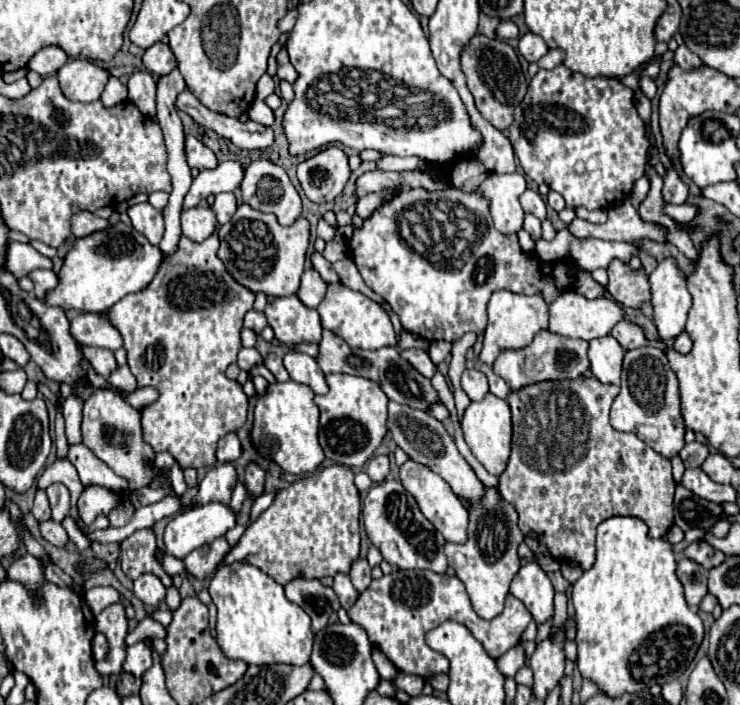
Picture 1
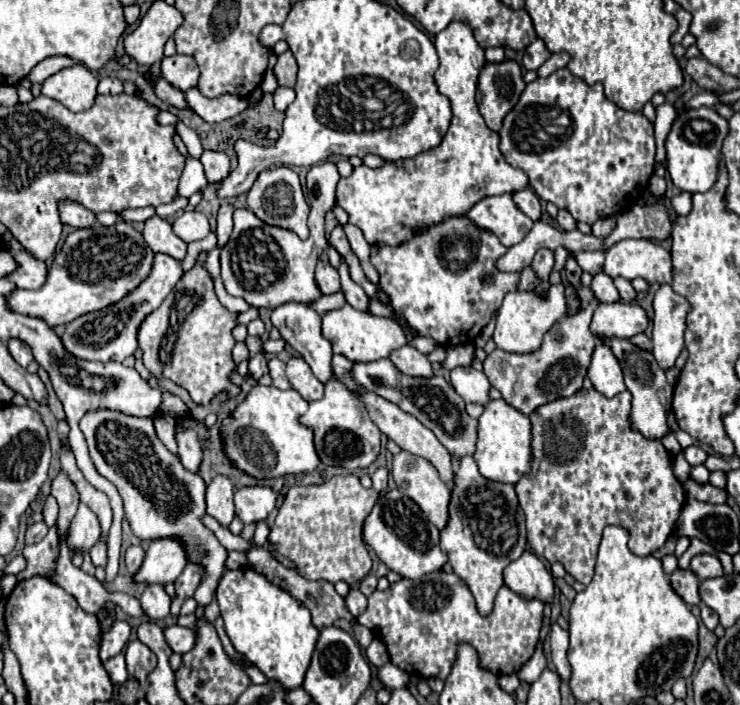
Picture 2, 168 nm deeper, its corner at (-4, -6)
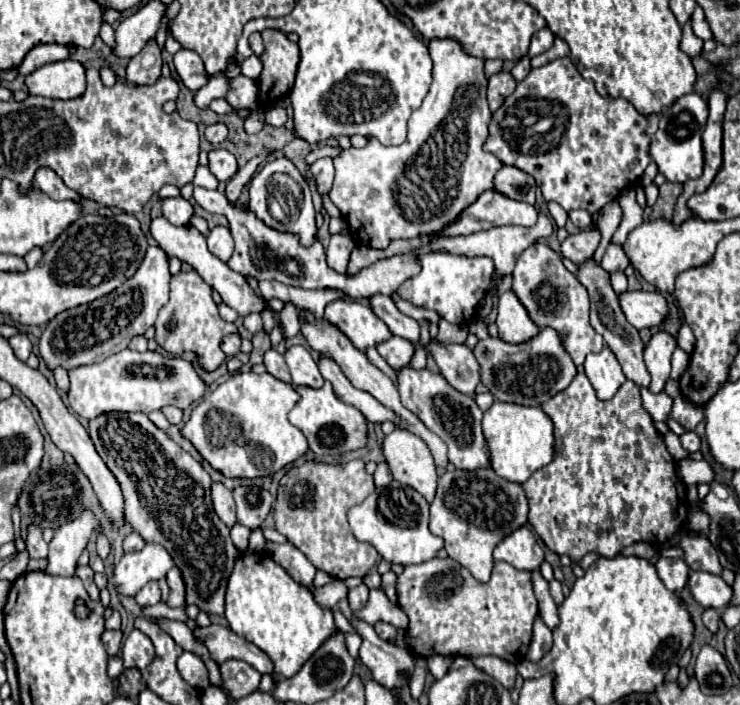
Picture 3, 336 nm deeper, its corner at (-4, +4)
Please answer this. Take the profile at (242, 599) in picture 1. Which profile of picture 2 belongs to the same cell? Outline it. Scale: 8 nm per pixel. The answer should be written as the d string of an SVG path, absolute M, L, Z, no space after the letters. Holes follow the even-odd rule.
M250 567L226 571L218 583L216 599L226 635L234 649L254 663L268 679L278 679L288 689L300 687L318 639L318 631L310 621L310 611Z

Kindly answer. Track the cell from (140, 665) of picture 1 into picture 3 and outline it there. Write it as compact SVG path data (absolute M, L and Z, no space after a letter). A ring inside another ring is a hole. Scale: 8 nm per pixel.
M134 629L122 645L122 661L124 667L136 667L136 669L146 669L150 665L150 661L154 659L154 645L150 641L148 635L144 635L142 631Z

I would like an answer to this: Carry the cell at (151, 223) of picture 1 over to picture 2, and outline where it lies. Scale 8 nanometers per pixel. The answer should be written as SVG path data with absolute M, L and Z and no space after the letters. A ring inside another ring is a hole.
M158 215L146 219L142 235L154 253L166 253L180 261L184 259L186 243L172 231L172 225L166 219L160 219Z

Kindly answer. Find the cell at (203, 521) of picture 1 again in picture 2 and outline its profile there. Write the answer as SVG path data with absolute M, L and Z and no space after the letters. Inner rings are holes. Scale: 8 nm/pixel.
M180 537L156 539L150 543L146 559L140 571L134 575L134 579L164 585L168 581L176 581L186 563L188 563L186 545Z

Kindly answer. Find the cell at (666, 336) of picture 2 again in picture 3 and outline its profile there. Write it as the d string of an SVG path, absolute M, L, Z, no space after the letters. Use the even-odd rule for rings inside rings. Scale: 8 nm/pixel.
M656 333L648 347L644 349L644 363L648 367L648 373L650 373L650 385L648 389L652 393L662 393L664 391L664 385L670 377L670 359L672 359L672 353L676 349L676 339L668 333Z

